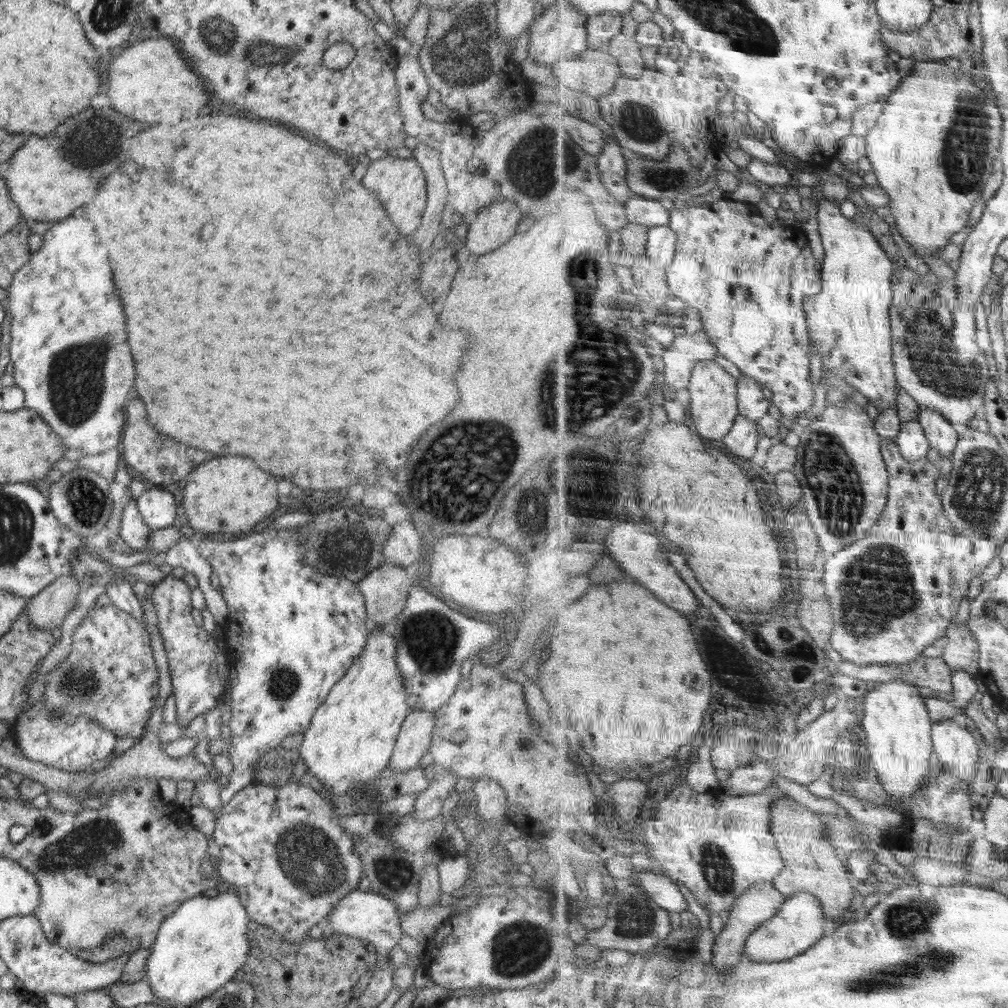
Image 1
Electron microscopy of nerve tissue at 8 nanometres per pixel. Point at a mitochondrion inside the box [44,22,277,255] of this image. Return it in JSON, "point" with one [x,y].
{"point":[81,147]}

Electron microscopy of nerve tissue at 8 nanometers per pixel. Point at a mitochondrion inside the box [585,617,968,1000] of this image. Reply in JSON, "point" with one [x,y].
{"point":[909,920]}

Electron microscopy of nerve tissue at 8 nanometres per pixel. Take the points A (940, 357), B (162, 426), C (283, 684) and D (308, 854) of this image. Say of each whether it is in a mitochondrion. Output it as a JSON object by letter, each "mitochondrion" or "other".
{"A":"mitochondrion","B":"other","C":"mitochondrion","D":"mitochondrion"}

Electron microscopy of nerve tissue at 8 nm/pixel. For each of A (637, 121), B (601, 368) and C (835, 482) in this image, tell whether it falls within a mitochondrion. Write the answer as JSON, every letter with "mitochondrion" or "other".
{"A":"mitochondrion","B":"mitochondrion","C":"mitochondrion"}

